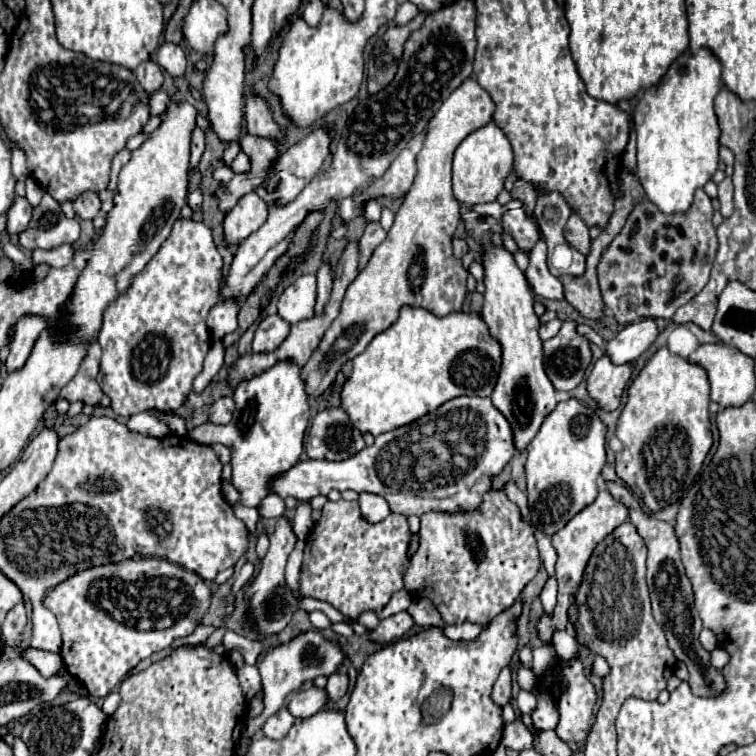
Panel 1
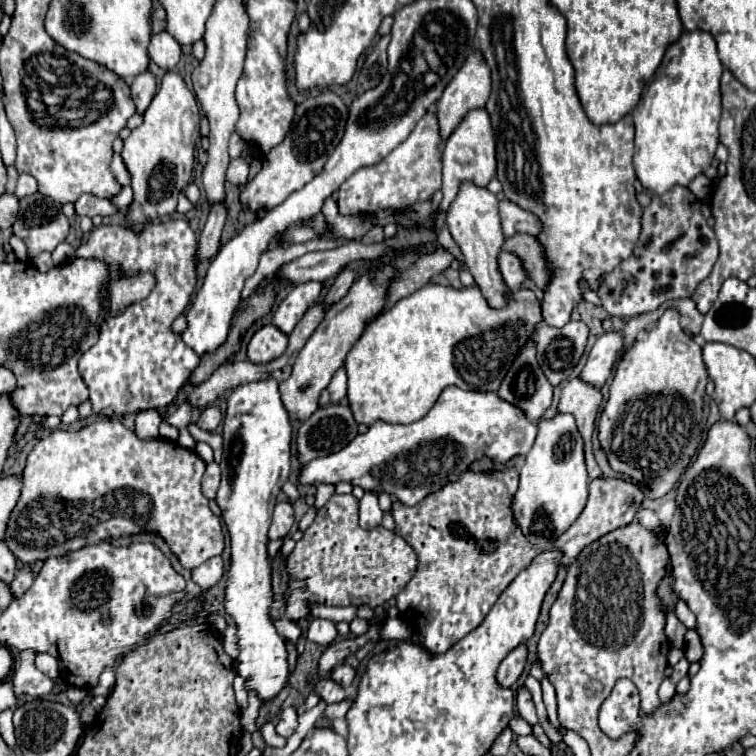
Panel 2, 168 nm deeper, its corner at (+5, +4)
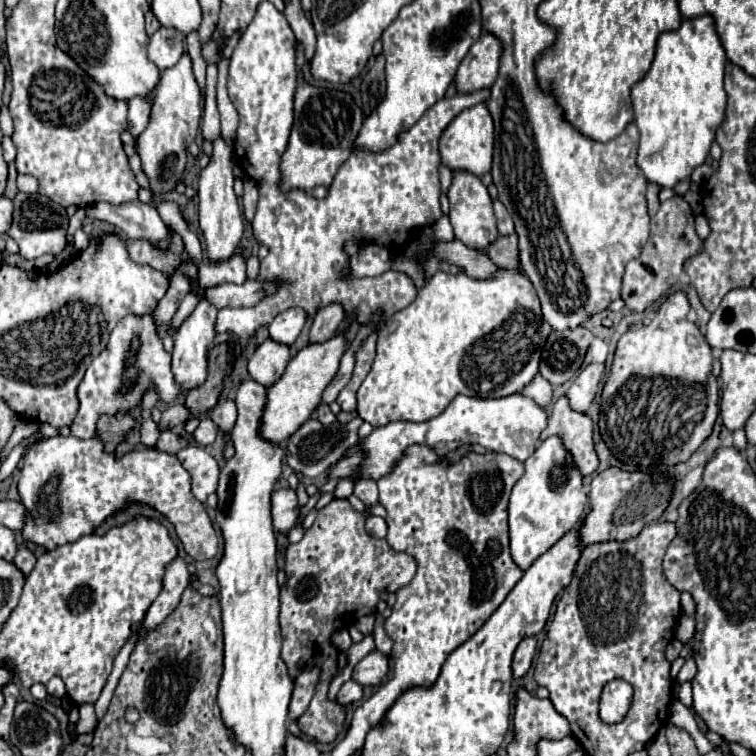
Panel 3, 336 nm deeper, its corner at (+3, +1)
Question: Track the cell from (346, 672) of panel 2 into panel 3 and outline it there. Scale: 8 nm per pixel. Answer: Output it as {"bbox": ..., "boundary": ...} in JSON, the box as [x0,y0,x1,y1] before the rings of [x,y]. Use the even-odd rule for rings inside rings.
{"bbox":[353,650,387,686],"boundary":[[[373,650],[371,654],[367,654],[361,662],[355,664],[353,668],[353,680],[361,686],[367,684],[379,684],[381,678],[387,674],[387,658],[381,656],[377,650]]]}

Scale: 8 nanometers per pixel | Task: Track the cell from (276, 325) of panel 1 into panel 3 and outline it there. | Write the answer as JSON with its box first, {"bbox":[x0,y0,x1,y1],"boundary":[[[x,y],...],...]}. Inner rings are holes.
{"bbox":[249,338,291,386],"boundary":[[[267,338],[261,346],[257,346],[255,354],[249,358],[249,374],[255,382],[271,386],[283,374],[289,358],[291,354],[285,344]]]}

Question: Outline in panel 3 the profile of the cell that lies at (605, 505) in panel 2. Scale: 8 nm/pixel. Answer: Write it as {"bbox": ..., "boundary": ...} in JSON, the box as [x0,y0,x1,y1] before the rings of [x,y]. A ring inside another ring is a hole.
{"bbox":[579,468,673,546],"boundary":[[[607,468],[605,472],[593,476],[591,492],[589,492],[589,510],[579,526],[579,542],[581,546],[607,542],[607,540],[629,540],[635,538],[645,524],[657,520],[669,504],[673,490],[673,480],[663,478],[661,484],[653,484],[651,476],[643,472],[625,472],[621,468]]]}

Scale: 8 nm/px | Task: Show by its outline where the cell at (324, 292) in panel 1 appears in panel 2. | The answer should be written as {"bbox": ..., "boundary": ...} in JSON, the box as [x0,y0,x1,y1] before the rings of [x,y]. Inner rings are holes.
{"bbox":[323,197,371,239],"boundary":[[[327,197],[323,203],[323,215],[327,223],[333,227],[331,237],[347,237],[347,239],[361,239],[371,227],[371,217],[341,217],[337,211],[337,203],[333,197]]]}

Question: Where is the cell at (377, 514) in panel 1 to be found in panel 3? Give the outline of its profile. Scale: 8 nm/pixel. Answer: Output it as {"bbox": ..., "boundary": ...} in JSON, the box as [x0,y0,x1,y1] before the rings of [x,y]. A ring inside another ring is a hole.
{"bbox":[365,516,387,538],"boundary":[[[367,516],[365,526],[373,538],[385,538],[385,534],[387,534],[387,524],[379,516]]]}

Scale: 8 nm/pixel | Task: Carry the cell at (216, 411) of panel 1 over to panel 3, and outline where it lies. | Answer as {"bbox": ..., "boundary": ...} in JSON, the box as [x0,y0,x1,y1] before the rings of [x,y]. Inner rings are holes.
{"bbox":[193,416,217,446],"boundary":[[[203,416],[203,418],[199,420],[197,430],[193,432],[193,438],[195,438],[197,444],[201,444],[201,446],[213,444],[215,438],[217,438],[217,426],[215,426],[215,422],[213,422],[209,416]]]}

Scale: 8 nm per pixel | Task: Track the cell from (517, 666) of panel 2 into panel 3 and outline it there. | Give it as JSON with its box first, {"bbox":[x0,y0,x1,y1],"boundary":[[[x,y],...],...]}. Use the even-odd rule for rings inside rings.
{"bbox":[513,638,535,678],"boundary":[[[525,638],[513,656],[513,678],[521,678],[527,674],[527,670],[531,668],[535,656],[535,638]]]}

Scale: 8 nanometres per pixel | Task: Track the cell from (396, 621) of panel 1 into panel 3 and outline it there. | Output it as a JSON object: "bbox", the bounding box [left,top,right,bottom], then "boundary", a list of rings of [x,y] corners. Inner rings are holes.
{"bbox":[289,668,321,720],"boundary":[[[311,668],[311,670],[303,670],[297,678],[295,678],[295,690],[293,690],[293,698],[289,704],[289,716],[293,720],[297,720],[309,706],[313,694],[315,694],[315,686],[321,678],[321,670],[319,668]]]}

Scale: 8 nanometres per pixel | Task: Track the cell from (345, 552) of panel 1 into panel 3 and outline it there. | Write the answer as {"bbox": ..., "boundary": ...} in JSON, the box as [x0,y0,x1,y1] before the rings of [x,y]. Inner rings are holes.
{"bbox":[279,498,417,742],"boundary":[[[347,498],[331,500],[325,508],[321,508],[317,512],[317,518],[315,518],[313,526],[305,532],[303,540],[297,542],[297,544],[289,544],[289,548],[285,552],[287,582],[281,588],[281,614],[279,614],[281,634],[283,634],[281,658],[289,666],[291,676],[297,676],[303,668],[313,668],[313,666],[321,668],[321,680],[317,684],[317,692],[315,692],[307,712],[299,718],[299,726],[301,726],[301,730],[305,734],[313,736],[319,742],[331,742],[343,730],[343,722],[345,722],[343,706],[339,706],[337,702],[327,700],[329,684],[331,684],[333,676],[337,674],[337,654],[339,654],[331,646],[329,636],[339,628],[353,626],[359,618],[363,618],[367,614],[375,614],[379,594],[383,590],[397,592],[399,588],[407,586],[413,580],[415,572],[417,572],[417,562],[415,562],[415,558],[411,554],[397,552],[397,550],[393,550],[389,546],[387,540],[379,540],[379,538],[373,538],[373,536],[367,534],[363,514],[357,512],[349,504]]]}

